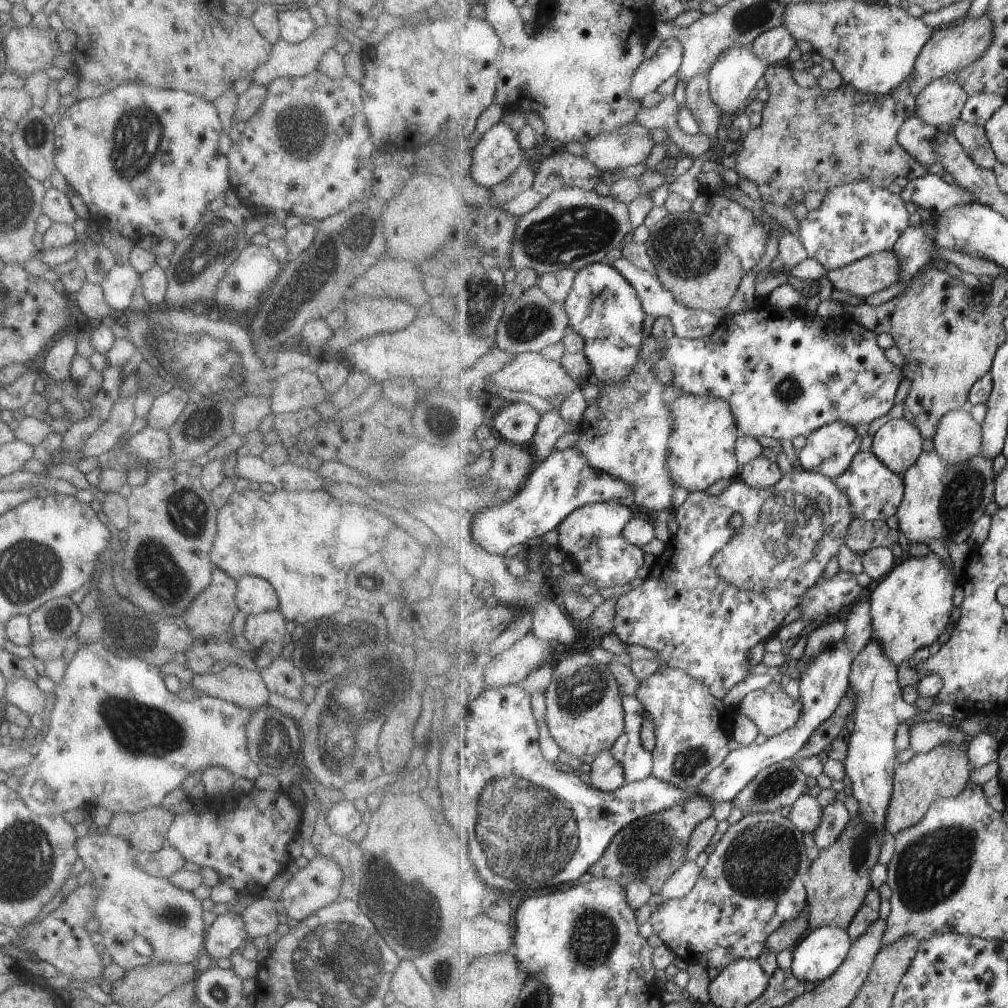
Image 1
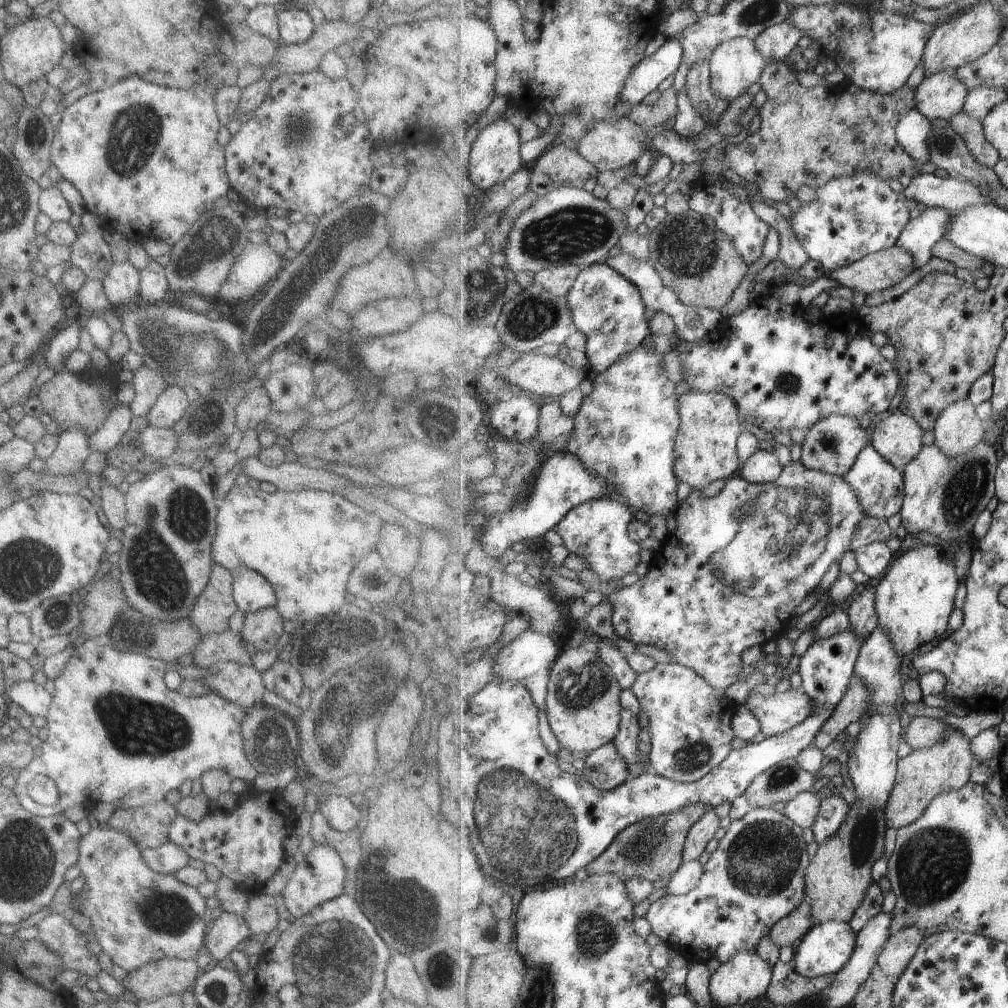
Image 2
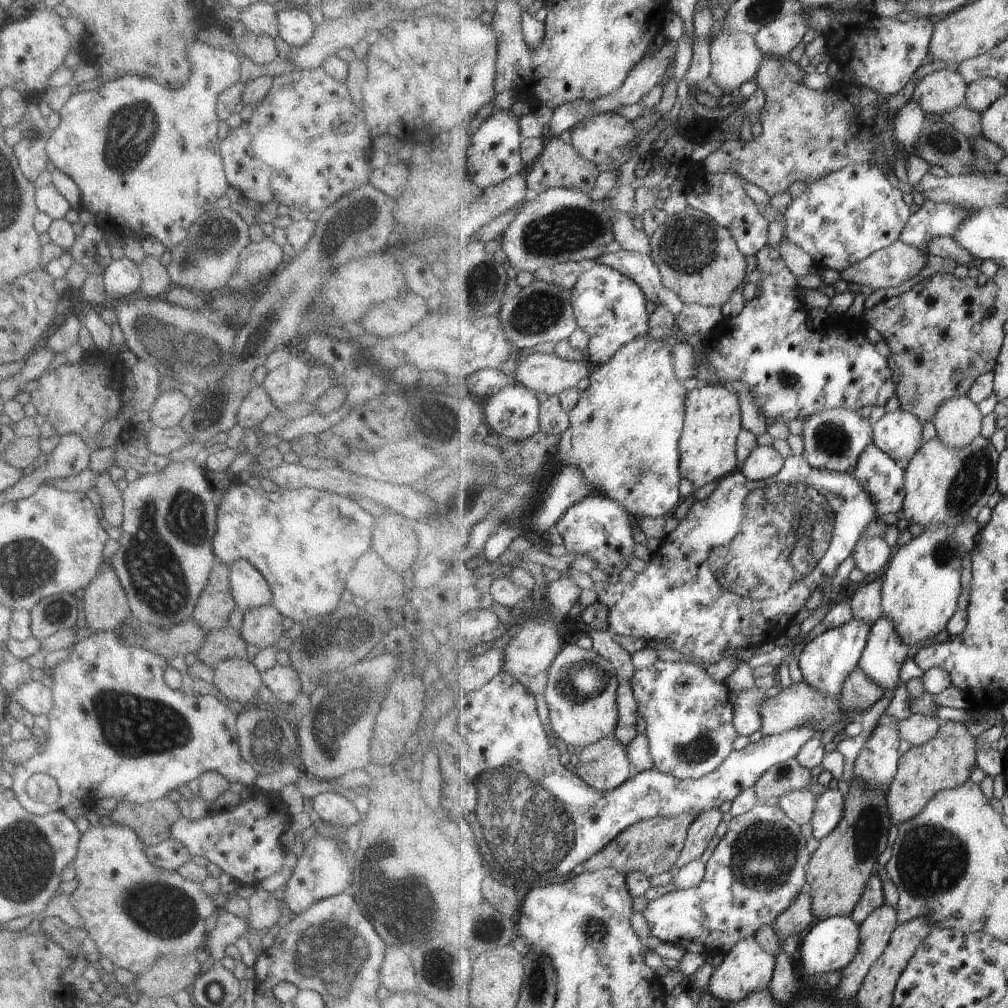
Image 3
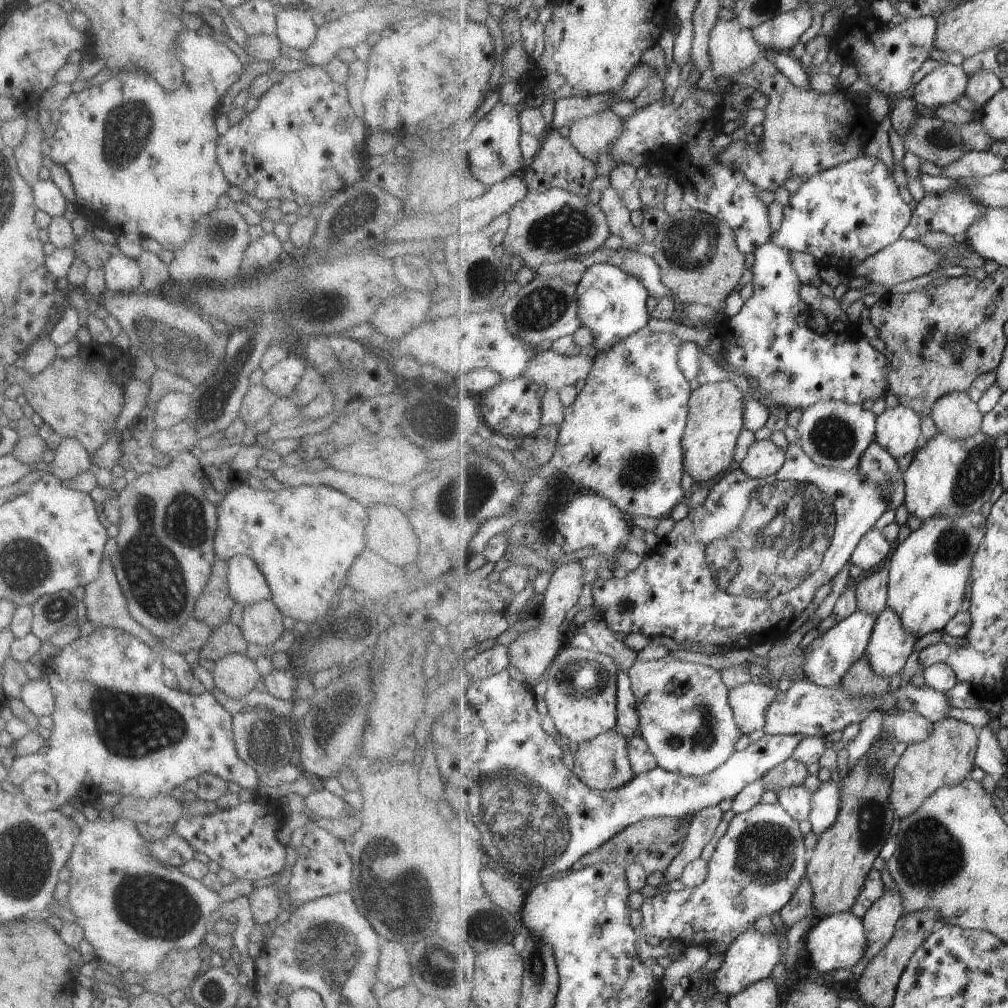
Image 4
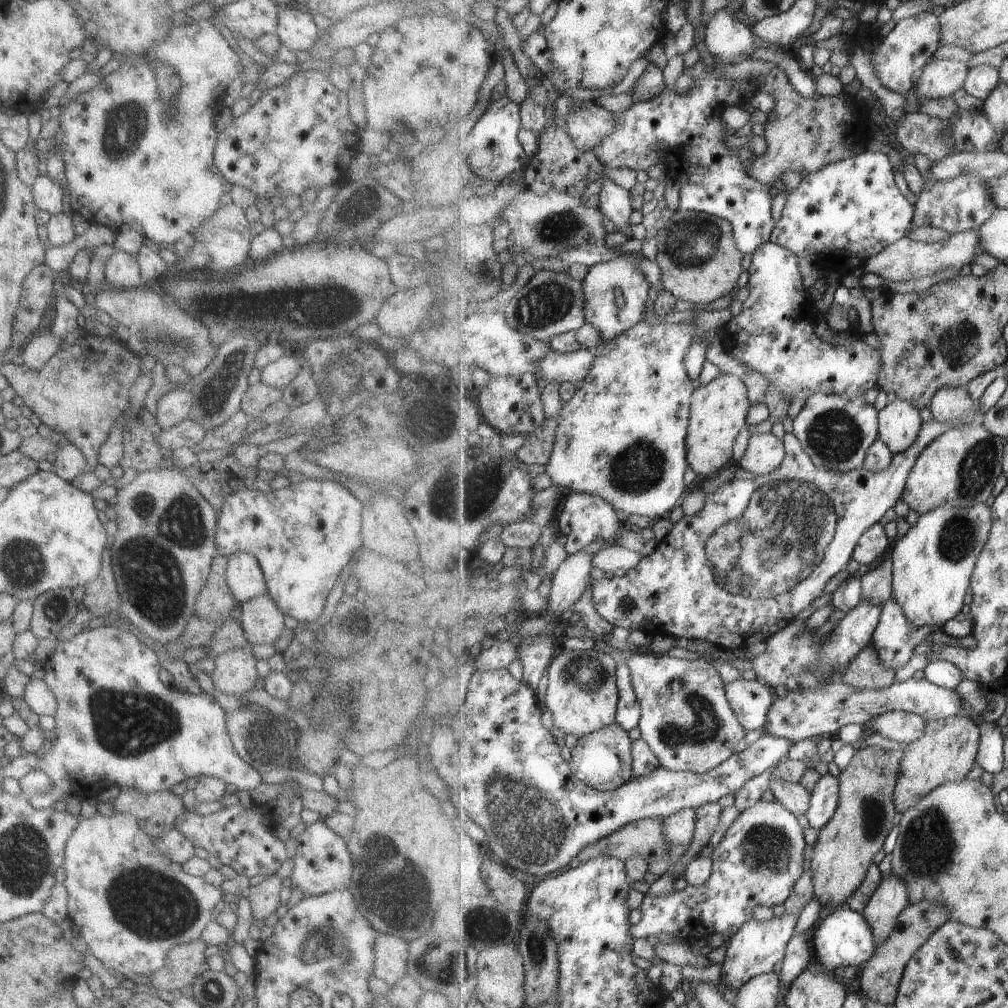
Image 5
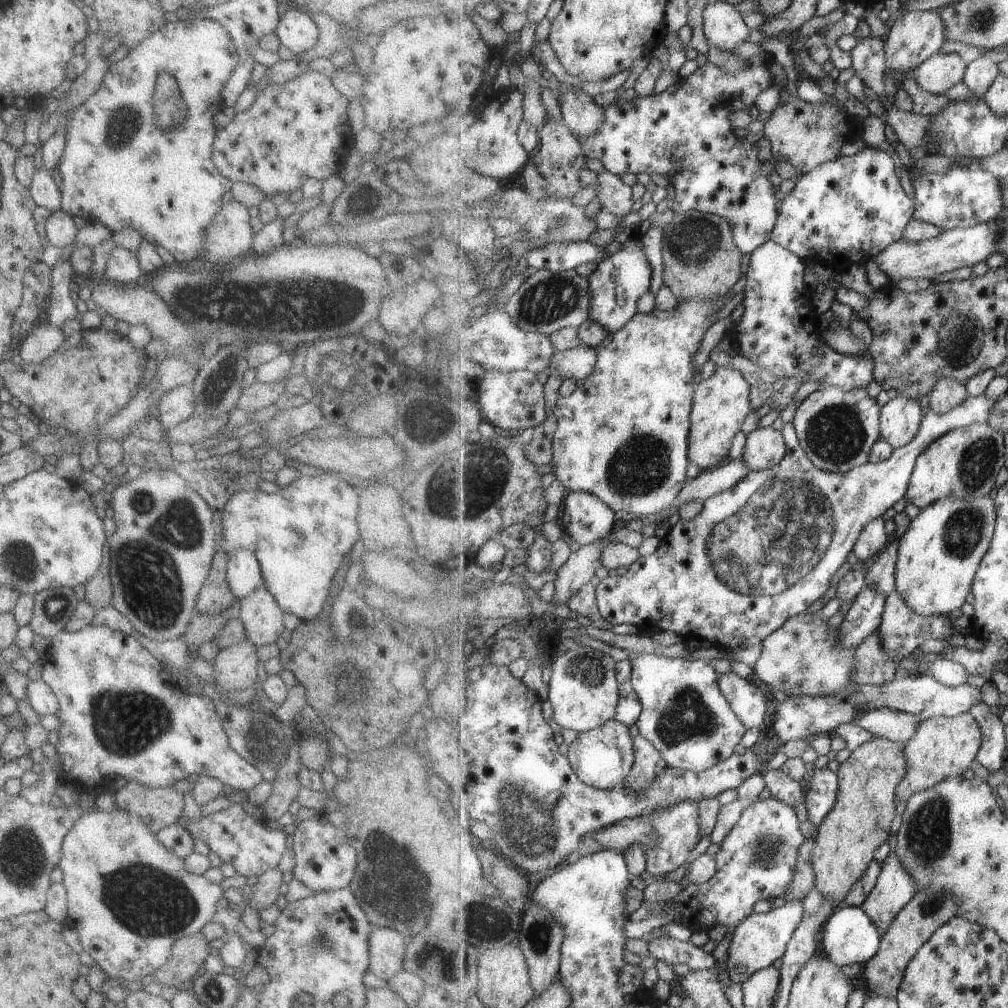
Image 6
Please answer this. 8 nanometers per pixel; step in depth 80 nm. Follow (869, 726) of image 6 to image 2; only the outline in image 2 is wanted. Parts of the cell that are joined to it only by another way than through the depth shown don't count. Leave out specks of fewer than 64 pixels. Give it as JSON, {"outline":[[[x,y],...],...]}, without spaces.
{"outline":[[[933,717],[911,718],[904,729],[904,739],[912,749],[932,748],[941,738],[948,726],[942,719]]]}

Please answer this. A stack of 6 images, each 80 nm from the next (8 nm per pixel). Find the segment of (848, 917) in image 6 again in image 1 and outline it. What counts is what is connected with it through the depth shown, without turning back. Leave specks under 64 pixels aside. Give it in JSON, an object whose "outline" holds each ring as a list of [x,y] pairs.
{"outline":[[[848,928],[810,930],[793,950],[791,972],[805,982],[827,981],[848,959],[853,944]]]}

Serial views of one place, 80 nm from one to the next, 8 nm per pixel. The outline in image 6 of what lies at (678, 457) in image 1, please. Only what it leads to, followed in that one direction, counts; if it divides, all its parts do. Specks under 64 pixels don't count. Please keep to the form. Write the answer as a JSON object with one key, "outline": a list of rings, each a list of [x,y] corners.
{"outline":[[[713,366],[714,370],[707,380],[700,379],[694,396],[692,410],[692,431],[689,436],[689,461],[695,462],[701,471],[715,469],[730,460],[733,440],[743,428],[745,418],[751,414],[752,401],[749,385],[745,374],[737,368],[729,366]]]}

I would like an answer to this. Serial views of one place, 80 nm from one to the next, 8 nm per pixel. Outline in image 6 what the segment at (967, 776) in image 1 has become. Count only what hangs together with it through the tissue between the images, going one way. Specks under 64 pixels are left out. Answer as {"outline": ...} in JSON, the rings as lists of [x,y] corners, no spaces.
{"outline":[[[973,714],[937,716],[922,721],[920,728],[917,728],[917,735],[906,745],[909,770],[897,788],[897,799],[908,803],[909,798],[921,790],[933,788],[949,778],[963,776],[976,761],[982,743],[983,734]]]}

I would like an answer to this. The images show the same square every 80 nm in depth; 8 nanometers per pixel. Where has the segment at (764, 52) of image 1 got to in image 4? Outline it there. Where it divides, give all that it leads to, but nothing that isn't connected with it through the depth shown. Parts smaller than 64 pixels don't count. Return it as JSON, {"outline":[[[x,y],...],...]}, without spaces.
{"outline":[[[802,2],[793,12],[780,14],[753,29],[757,42],[766,51],[791,53],[791,48],[801,42],[801,36],[813,24],[813,15],[818,6]]]}

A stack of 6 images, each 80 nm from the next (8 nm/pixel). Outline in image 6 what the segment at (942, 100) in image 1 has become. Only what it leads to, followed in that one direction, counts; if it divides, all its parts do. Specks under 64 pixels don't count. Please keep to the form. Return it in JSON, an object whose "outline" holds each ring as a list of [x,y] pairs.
{"outline":[[[937,52],[914,70],[914,78],[928,92],[937,95],[945,95],[949,88],[953,88],[959,82],[964,83],[965,72],[968,65],[957,54],[943,54]]]}

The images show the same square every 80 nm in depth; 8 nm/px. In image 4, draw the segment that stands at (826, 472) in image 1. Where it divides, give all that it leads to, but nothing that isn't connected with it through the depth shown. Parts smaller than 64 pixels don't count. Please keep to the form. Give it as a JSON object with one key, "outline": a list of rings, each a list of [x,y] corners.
{"outline":[[[821,401],[803,412],[797,432],[801,436],[801,447],[816,465],[842,471],[853,471],[860,466],[864,452],[876,441],[877,421],[878,416],[875,416],[870,410],[861,408],[861,405],[852,405],[843,401]]]}

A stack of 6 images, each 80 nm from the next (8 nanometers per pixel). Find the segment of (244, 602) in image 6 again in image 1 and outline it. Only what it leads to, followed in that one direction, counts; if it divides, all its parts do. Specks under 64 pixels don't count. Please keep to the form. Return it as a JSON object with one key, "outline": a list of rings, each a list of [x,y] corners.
{"outline":[[[267,610],[246,617],[241,636],[253,646],[255,653],[267,652],[274,657],[278,656],[286,633],[286,621],[278,610]]]}

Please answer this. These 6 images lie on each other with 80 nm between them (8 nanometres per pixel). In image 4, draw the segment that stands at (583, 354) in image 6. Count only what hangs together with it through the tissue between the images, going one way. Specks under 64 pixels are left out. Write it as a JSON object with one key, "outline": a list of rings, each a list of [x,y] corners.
{"outline":[[[593,347],[574,357],[560,355],[551,349],[542,351],[532,358],[522,376],[546,391],[559,393],[563,387],[573,386],[591,374],[596,355]]]}

